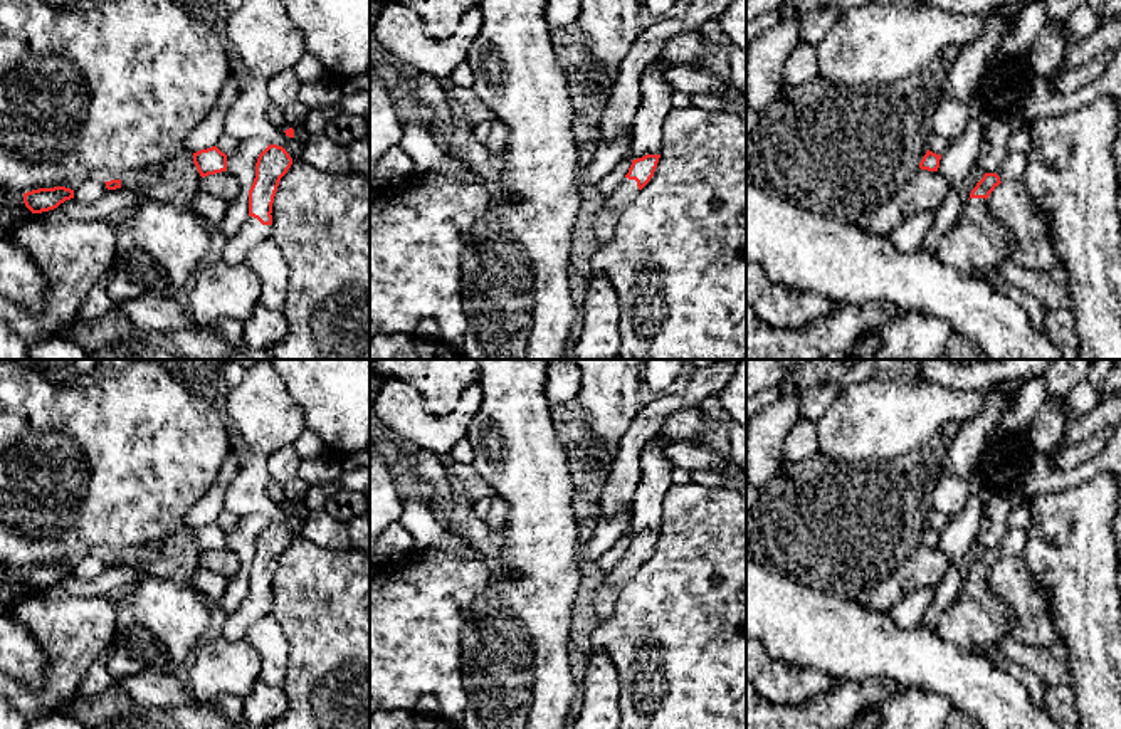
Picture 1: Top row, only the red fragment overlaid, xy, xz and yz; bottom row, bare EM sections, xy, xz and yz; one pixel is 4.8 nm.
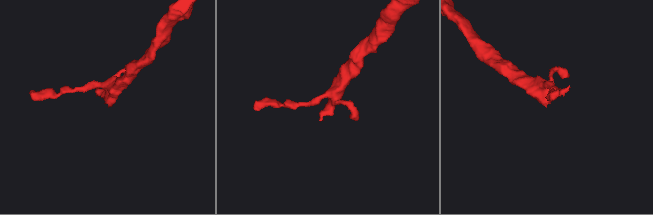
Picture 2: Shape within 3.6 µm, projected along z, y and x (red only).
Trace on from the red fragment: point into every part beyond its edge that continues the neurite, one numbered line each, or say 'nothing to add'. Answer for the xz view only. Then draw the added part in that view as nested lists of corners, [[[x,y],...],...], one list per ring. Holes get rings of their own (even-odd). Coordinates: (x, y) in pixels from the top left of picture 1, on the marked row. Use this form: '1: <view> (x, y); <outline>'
1: xz (615, 204); [[[624,178],[617,190],[605,197],[602,210],[595,217],[595,235],[600,245],[610,242],[615,232],[615,225],[630,202],[639,195],[635,180]]]

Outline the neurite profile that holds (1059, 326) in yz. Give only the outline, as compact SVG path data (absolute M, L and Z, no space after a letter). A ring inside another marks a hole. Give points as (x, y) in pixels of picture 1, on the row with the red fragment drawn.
M1050 309L1044 317L1044 336L1060 351L1062 359L1081 359L1081 343L1071 309Z

